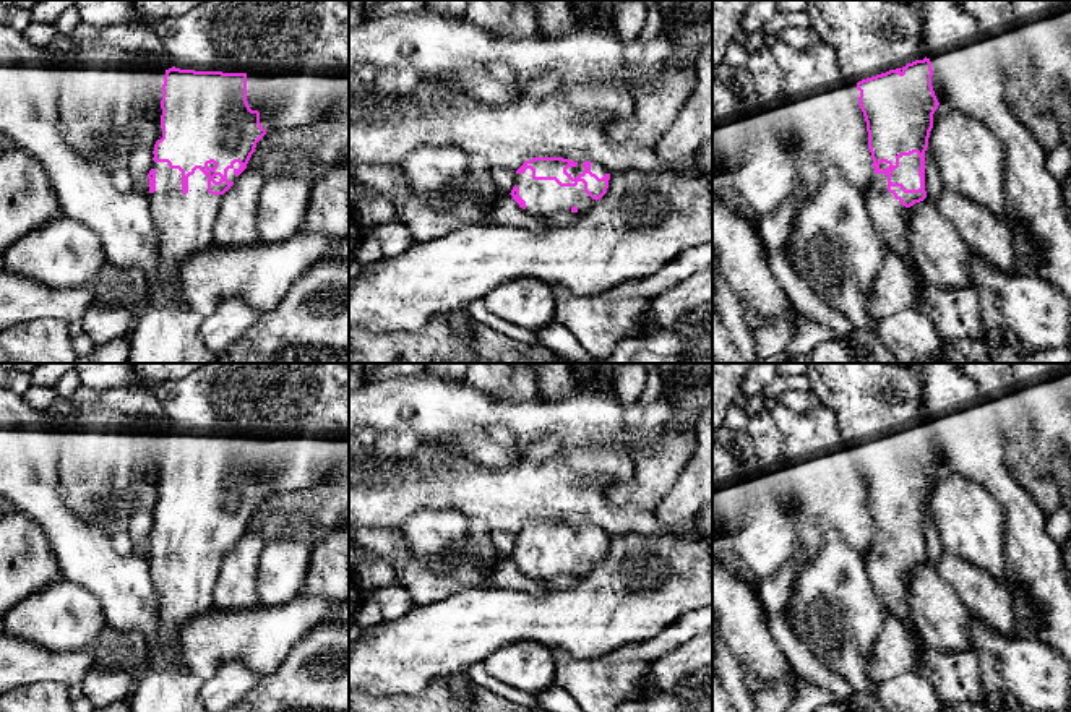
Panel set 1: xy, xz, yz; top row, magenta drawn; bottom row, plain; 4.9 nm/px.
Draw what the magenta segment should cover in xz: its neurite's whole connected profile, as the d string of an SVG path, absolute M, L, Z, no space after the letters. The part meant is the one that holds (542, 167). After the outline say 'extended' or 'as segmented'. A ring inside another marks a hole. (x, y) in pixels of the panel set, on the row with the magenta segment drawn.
M534 157L516 170L510 195L526 212L544 219L555 212L584 214L607 193L609 180L600 164Z; extended

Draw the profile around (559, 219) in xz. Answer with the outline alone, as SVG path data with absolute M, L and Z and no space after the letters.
M555 212L553 216L550 216L547 219L548 227L566 227L571 225L574 222L578 222L579 219L579 212Z

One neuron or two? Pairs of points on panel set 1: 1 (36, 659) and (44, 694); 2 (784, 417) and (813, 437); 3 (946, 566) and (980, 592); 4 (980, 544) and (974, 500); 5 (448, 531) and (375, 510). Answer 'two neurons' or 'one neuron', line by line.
1: two neurons
2: one neuron
3: one neuron
4: one neuron
5: two neurons

